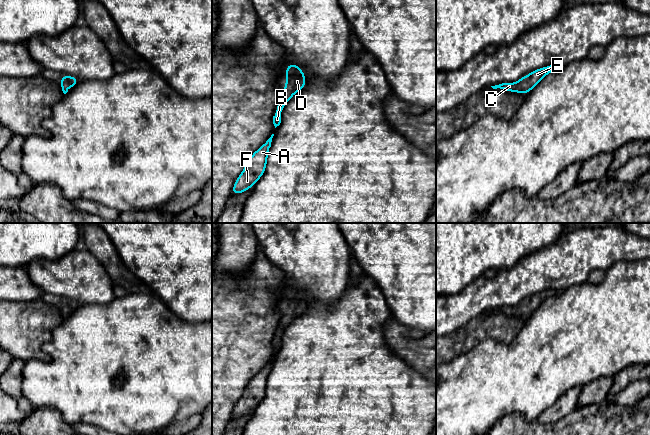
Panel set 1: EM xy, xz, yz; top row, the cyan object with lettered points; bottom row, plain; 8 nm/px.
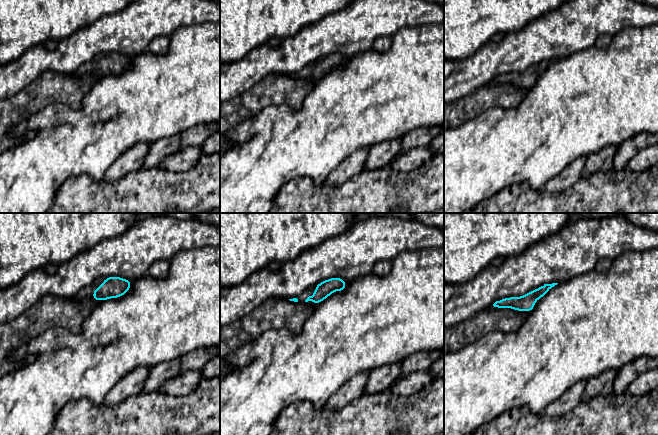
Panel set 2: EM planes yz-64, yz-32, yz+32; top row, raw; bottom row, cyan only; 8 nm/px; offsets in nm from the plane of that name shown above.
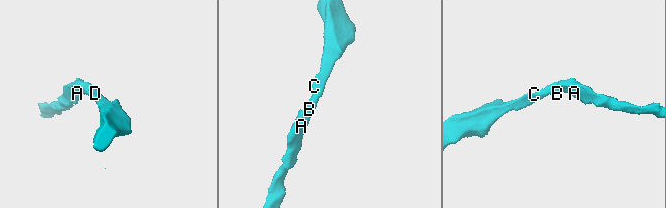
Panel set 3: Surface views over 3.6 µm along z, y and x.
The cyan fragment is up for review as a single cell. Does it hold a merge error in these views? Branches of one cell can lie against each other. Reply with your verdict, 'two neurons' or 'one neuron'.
one neuron

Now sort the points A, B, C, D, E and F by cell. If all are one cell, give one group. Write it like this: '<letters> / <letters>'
A B C D E F

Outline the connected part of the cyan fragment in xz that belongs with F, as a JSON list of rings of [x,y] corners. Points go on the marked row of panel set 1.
[[[272,134],[271,137],[251,155],[242,173],[233,185],[233,195],[249,190],[249,188],[254,186],[264,174],[273,136],[274,134]]]

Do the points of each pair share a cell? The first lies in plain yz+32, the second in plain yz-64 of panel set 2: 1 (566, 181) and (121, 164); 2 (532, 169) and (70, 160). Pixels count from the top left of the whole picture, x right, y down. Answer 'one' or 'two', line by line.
1: one
2: one

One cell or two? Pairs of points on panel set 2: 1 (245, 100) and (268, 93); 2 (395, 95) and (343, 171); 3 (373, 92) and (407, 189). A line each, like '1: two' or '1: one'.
1: one
2: two
3: two

